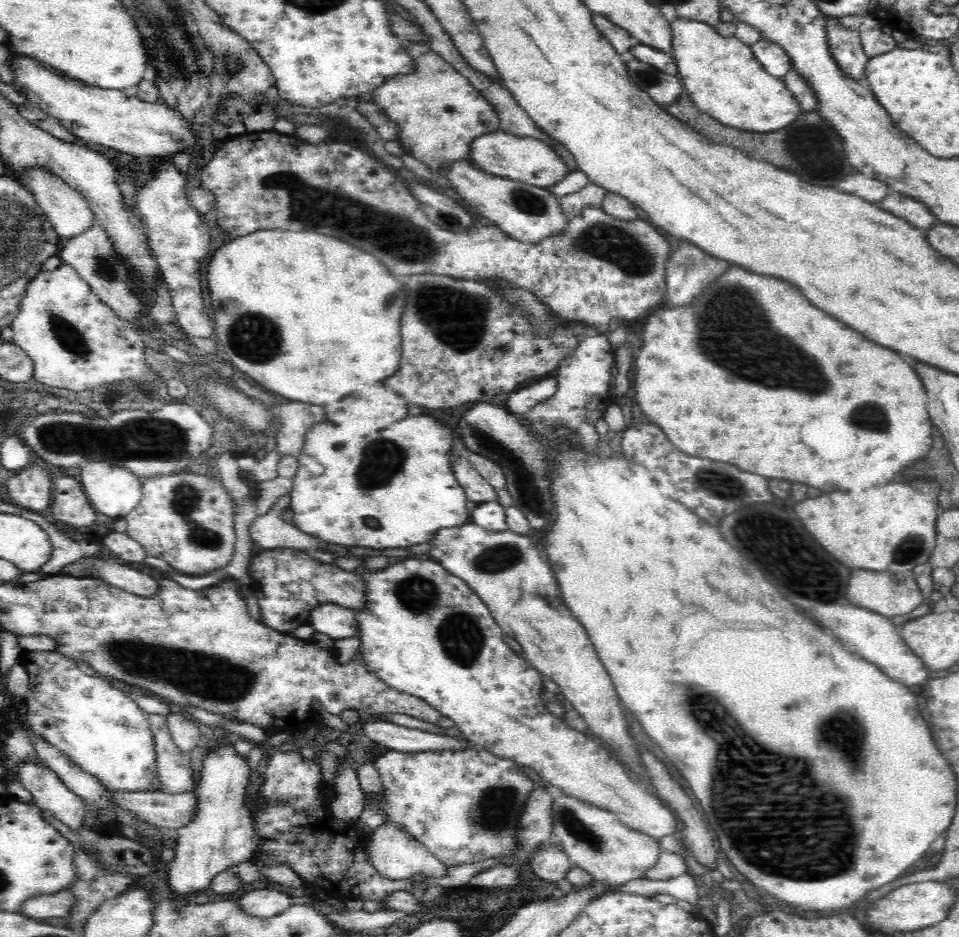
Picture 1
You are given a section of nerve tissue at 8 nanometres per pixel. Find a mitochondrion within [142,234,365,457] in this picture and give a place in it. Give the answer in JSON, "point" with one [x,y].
{"point":[252,336]}

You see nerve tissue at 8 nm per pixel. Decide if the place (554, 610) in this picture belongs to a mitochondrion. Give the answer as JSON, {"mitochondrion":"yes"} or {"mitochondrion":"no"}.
{"mitochondrion":"no"}

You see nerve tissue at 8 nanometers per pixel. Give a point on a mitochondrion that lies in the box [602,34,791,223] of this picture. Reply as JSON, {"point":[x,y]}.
{"point":[645,75]}

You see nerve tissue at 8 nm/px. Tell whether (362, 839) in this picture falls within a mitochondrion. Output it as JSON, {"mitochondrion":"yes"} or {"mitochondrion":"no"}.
{"mitochondrion":"no"}

